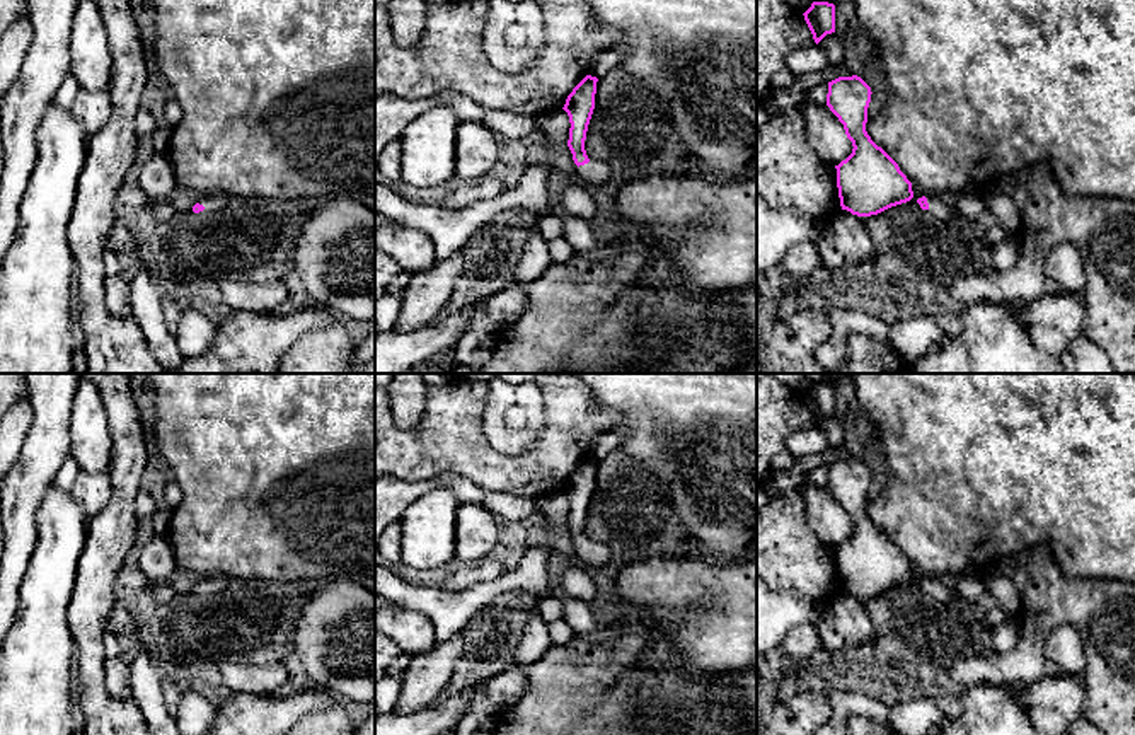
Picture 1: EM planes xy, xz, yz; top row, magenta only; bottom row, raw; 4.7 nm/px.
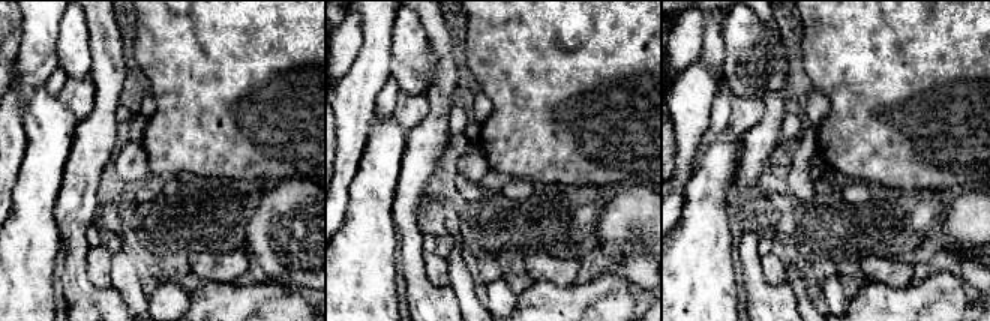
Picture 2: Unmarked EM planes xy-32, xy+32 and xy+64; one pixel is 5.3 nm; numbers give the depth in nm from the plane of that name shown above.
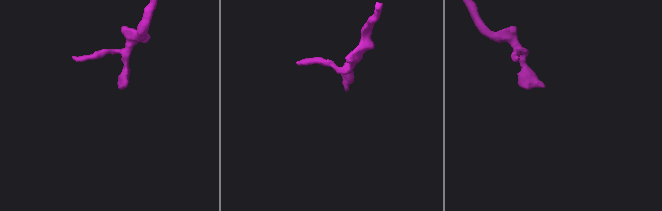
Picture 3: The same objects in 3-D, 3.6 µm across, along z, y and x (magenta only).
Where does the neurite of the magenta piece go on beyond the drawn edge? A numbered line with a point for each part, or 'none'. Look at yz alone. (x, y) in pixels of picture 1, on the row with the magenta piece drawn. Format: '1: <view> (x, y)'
1: yz (939, 207)

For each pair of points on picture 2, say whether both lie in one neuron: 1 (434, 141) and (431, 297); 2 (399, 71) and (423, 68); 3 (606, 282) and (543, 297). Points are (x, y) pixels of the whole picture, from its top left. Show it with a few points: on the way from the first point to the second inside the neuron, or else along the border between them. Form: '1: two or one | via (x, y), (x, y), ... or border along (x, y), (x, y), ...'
1: one | via (413, 180), (410, 198), (411, 258)
2: one | via (405, 69), (417, 68)
3: one | via (591, 297), (558, 297)

